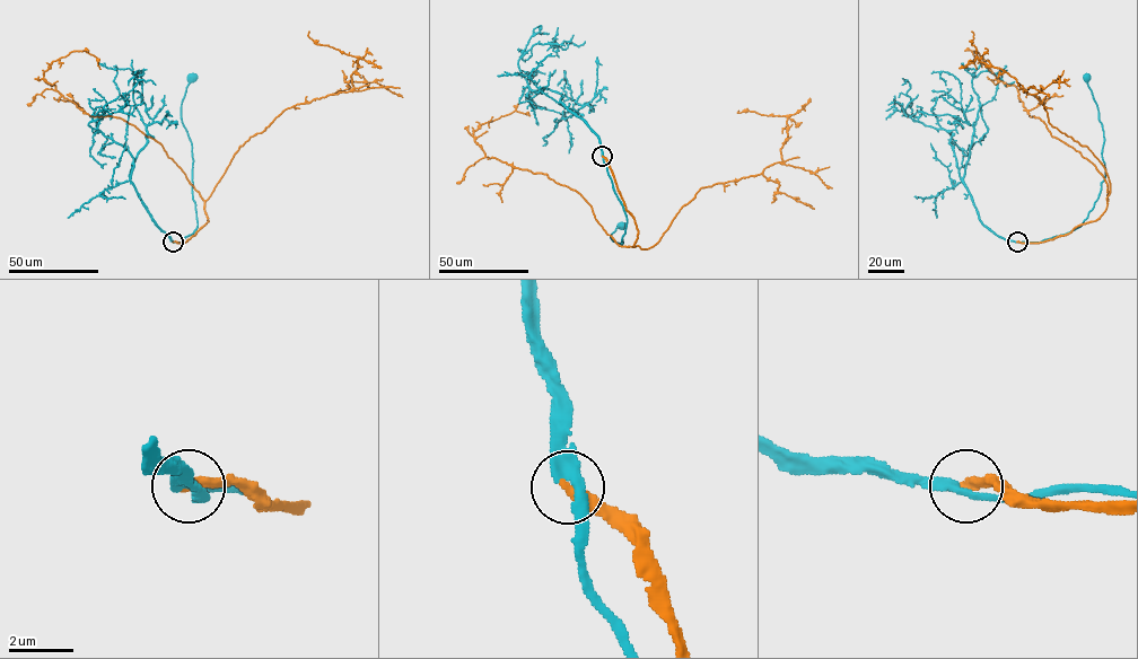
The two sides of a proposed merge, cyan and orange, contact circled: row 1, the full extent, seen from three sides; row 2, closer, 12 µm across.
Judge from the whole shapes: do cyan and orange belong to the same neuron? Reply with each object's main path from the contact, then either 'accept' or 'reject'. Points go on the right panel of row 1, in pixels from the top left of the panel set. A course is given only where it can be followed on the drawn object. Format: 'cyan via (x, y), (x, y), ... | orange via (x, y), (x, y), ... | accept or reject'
cyan via (1016, 242), (1040, 243), (1074, 230), (1082, 225), (1097, 199), (1105, 174), (1102, 156), (1104, 137), (1088, 77) | orange via (1017, 242), (1052, 239), (1096, 220), (1110, 183), (1088, 148), (1053, 126), (1035, 95), (981, 62), (971, 31) | accept

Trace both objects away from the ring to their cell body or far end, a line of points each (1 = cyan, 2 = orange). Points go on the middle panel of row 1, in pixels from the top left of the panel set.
1: (602, 156), (627, 220), (621, 245), (621, 240), (613, 242), (610, 236), (618, 227), (622, 227)
2: (602, 156), (635, 219), (633, 245), (647, 248), (701, 187), (759, 175), (782, 161), (787, 117), (738, 111)

